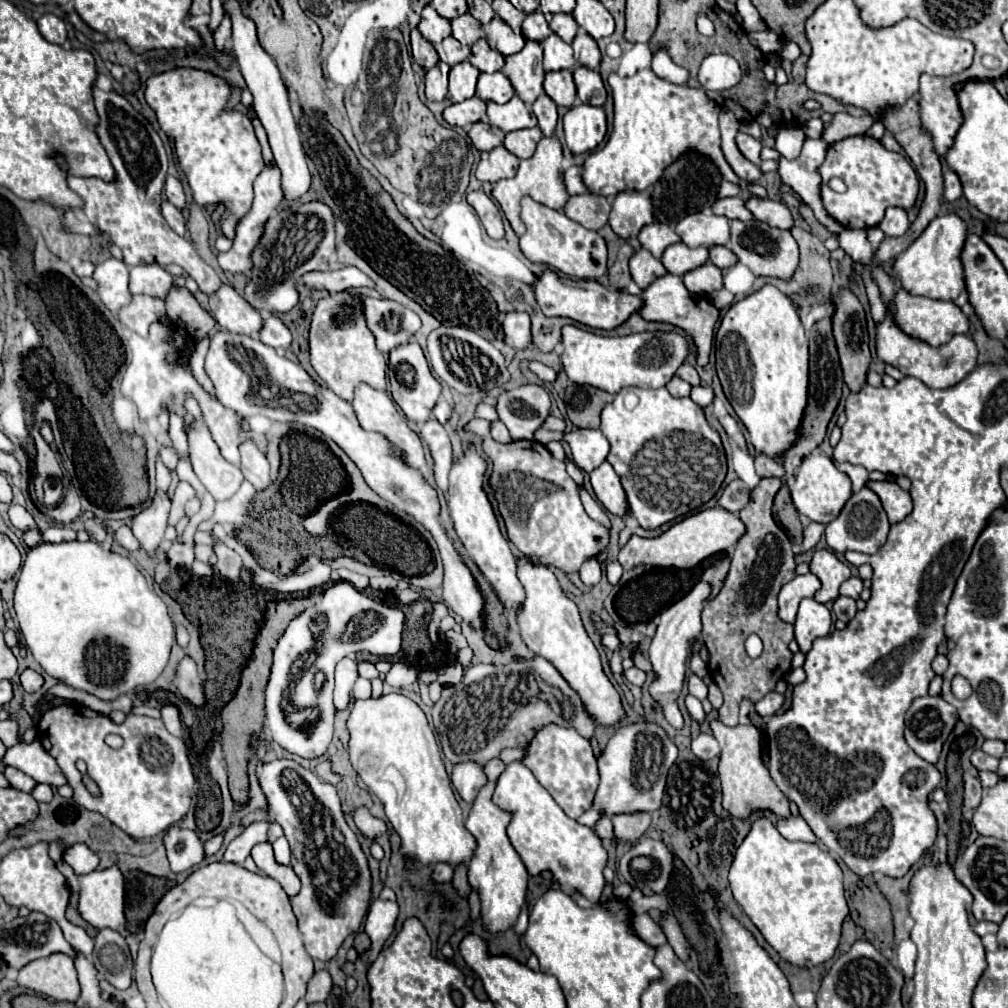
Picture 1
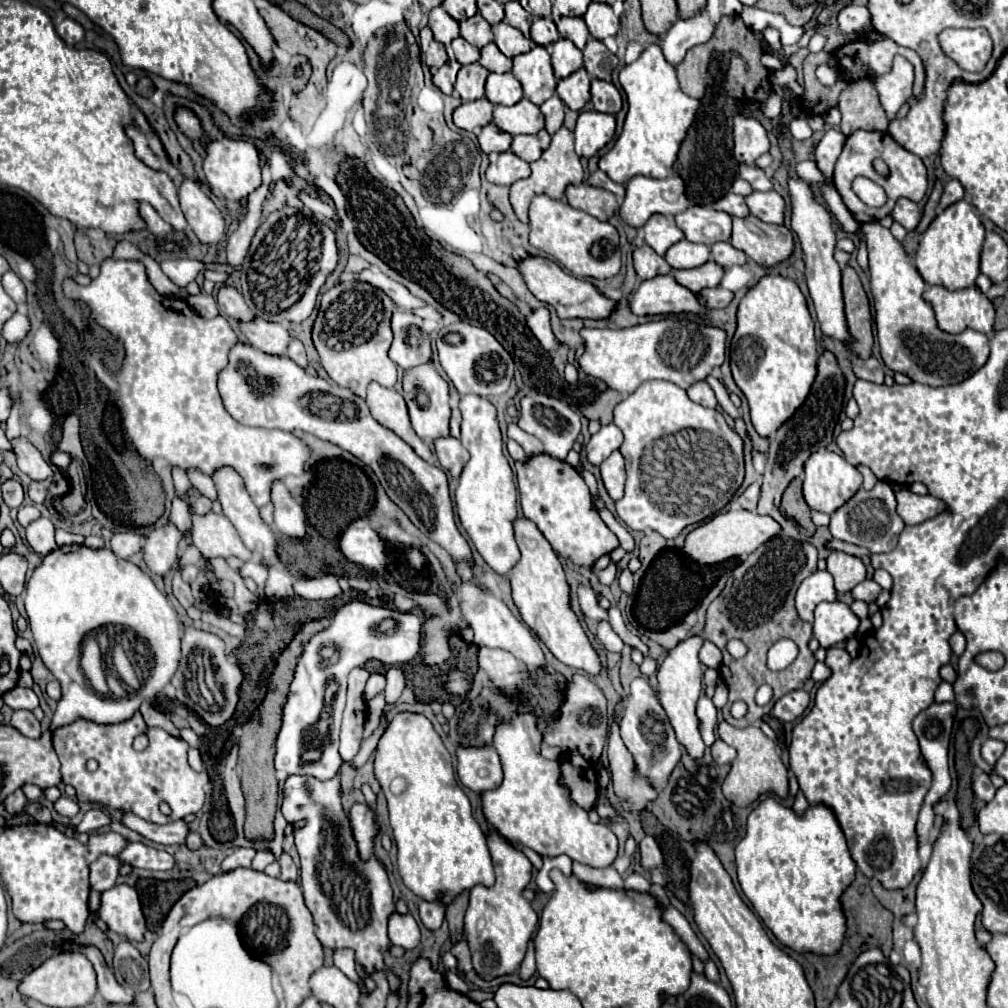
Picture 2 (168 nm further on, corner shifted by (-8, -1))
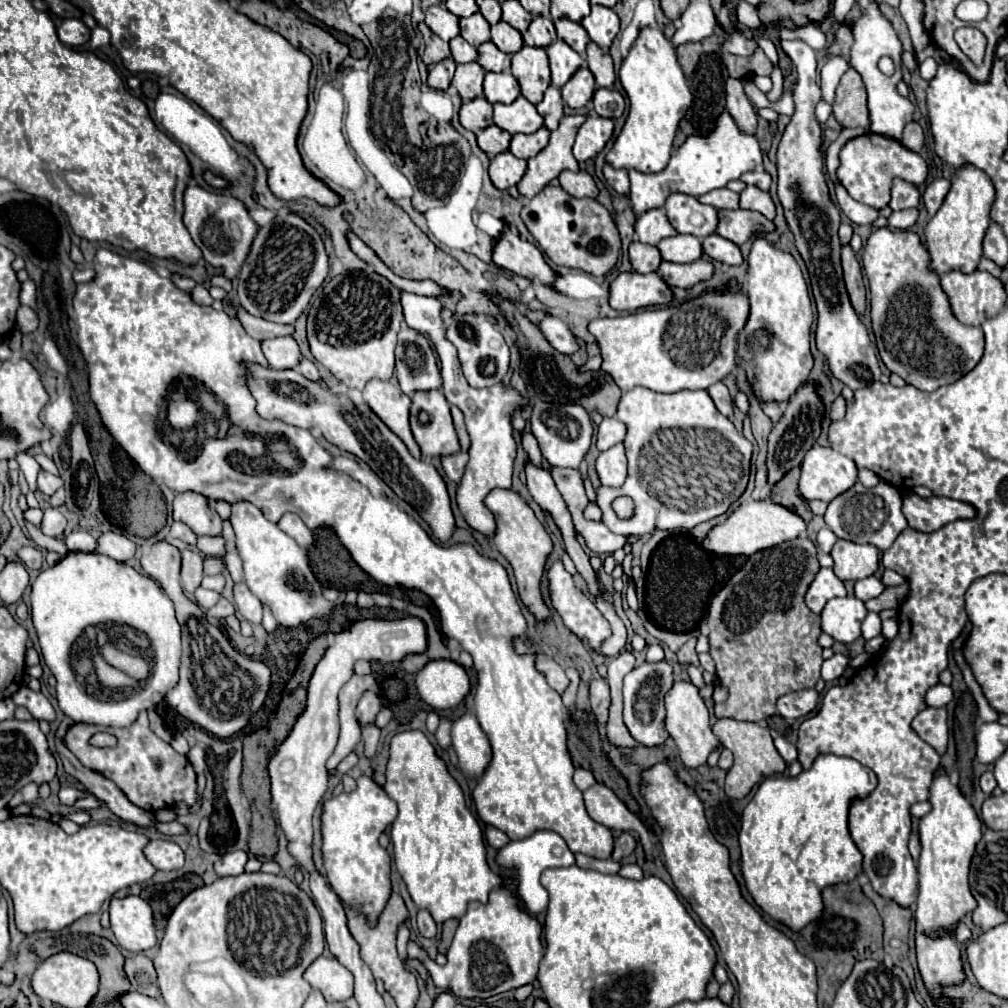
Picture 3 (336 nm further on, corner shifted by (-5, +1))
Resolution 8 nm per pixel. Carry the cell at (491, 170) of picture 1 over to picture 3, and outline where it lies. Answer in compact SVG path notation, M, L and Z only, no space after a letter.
M511 152L497 154L489 164L489 176L495 188L505 190L509 186L515 186L527 168L527 162L521 158L515 158Z

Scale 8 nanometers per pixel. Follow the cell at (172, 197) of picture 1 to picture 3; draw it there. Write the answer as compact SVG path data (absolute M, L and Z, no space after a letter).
M187 186L183 194L183 224L187 226L193 242L201 248L203 258L213 266L223 270L227 278L235 278L237 270L245 262L245 256L249 252L249 246L253 242L253 236L257 234L257 224L249 218L245 206L227 194L221 192L209 192L201 186Z

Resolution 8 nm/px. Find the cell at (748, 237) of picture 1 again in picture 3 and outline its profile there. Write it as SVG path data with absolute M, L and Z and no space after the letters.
M719 210L719 228L717 234L735 242L737 246L745 244L753 234L773 232L775 224L753 210Z

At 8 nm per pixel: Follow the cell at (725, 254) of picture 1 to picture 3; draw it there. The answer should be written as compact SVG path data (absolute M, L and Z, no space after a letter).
M711 234L703 240L703 250L713 258L713 260L719 260L719 262L725 262L725 264L735 264L739 266L743 262L743 256L741 256L741 250L737 244L717 236L717 234Z

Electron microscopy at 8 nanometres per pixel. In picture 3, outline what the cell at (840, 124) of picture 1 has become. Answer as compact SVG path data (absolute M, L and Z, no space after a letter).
M849 68L843 74L837 86L837 98L833 102L833 116L843 128L869 130L869 108L867 108L865 84L853 68Z

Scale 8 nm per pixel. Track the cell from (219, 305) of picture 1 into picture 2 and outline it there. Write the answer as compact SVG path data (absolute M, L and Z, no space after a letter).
M256 318L256 322L240 322L240 330L256 350L274 356L286 356L290 334L282 324L270 324Z

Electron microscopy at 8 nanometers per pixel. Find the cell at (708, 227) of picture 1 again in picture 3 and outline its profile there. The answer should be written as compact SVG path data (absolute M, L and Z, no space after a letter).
M671 194L665 202L665 212L679 234L691 234L703 240L717 230L717 210L693 196Z

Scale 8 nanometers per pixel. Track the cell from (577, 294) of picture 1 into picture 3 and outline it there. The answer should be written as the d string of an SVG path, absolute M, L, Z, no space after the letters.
M505 228L495 244L493 262L505 270L511 270L517 276L529 280L537 278L543 286L553 286L557 280L557 272L545 262L541 250L535 244L521 240L509 228Z

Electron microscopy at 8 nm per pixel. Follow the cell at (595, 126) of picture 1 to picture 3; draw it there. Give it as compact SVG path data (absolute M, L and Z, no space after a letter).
M587 116L587 120L581 124L575 144L573 144L573 156L583 162L589 158L595 158L603 146L609 142L613 134L613 120L601 118L601 116Z

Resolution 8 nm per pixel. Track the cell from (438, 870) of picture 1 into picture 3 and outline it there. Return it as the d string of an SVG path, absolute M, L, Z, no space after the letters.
M423 908L417 914L417 926L419 926L421 936L425 936L425 938L433 938L437 934L437 924L435 924L433 916L429 916L429 912L425 912Z

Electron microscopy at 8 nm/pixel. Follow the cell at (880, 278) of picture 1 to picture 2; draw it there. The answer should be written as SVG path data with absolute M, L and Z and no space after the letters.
M880 222L862 226L870 258L870 290L876 310L876 334L884 364L892 372L902 372L914 382L926 386L950 386L970 378L988 360L988 336L976 330L948 334L938 328L934 308L922 298L926 282L914 266L912 256L904 250L892 232Z

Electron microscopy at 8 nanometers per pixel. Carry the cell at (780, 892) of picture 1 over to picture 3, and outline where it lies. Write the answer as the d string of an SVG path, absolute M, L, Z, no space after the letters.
M823 754L819 756L813 766L809 770L803 770L797 778L765 778L761 782L761 786L757 788L755 796L751 798L751 802L745 806L743 814L745 814L745 820L741 820L741 832L739 832L739 848L741 848L741 874L745 878L745 886L749 890L749 894L753 896L755 904L767 914L771 916L773 920L777 920L779 924L785 924L787 928L791 928L793 932L799 932L801 928L805 928L805 924L809 924L809 920L817 920L817 916L821 916L821 908L823 908L823 900L821 900L821 892L823 888L827 886L833 886L833 884L839 884L839 882L849 882L853 880L859 872L861 872L861 852L857 850L855 842L851 840L849 836L849 830L847 830L847 812L849 812L849 806L851 806L851 800L853 798L865 798L877 784L877 778L875 774L859 764L857 760L853 758L843 758L843 756L833 756L833 754Z

